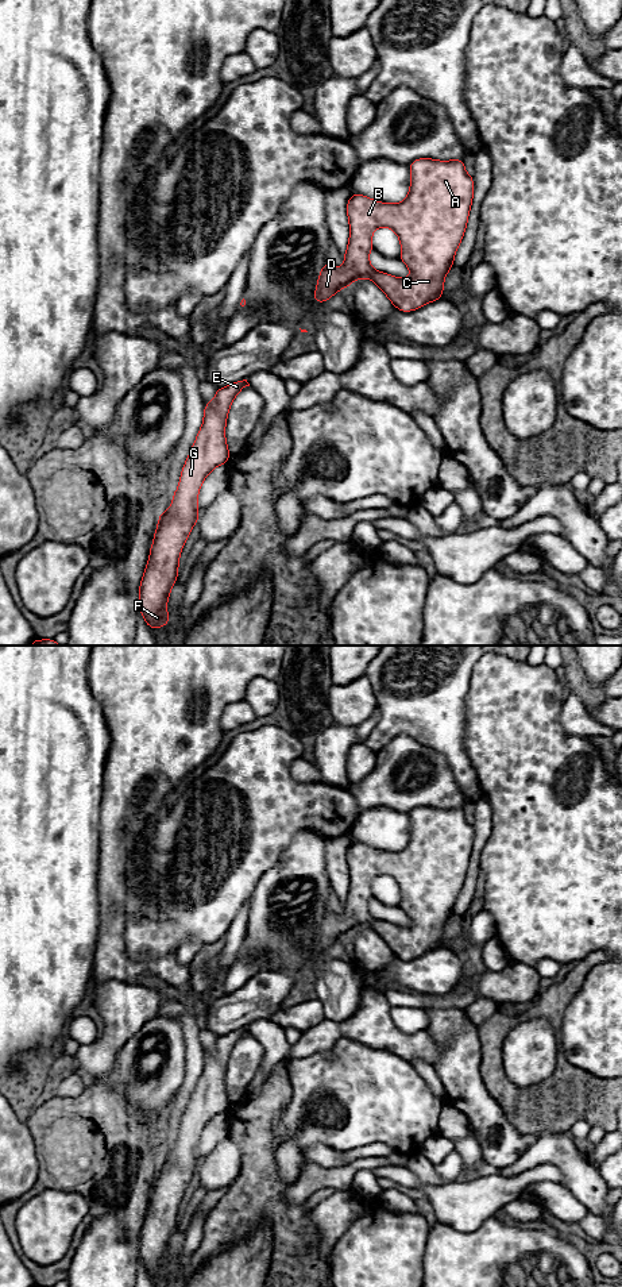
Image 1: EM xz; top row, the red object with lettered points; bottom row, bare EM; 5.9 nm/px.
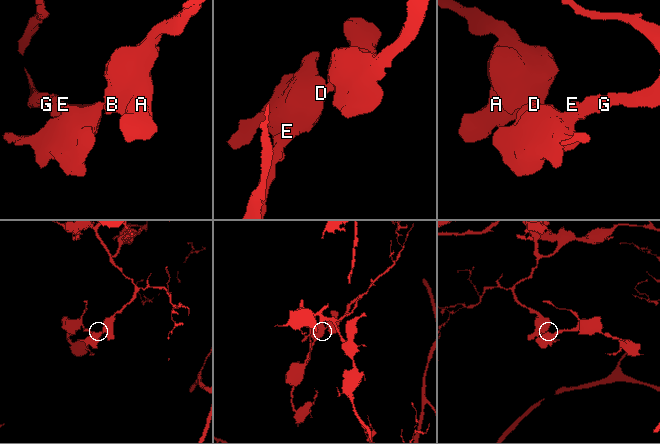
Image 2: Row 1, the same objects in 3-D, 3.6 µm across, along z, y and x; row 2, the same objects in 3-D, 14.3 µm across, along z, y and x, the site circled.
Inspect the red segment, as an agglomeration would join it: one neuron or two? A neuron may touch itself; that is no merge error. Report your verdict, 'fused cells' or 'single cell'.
single cell

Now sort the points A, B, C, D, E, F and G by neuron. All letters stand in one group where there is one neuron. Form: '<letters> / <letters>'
A B C D E F G

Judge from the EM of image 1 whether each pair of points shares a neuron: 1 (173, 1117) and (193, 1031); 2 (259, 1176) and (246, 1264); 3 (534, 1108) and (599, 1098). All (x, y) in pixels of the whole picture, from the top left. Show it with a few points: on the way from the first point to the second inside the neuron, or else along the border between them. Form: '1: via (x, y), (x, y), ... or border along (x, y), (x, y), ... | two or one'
1: via (184, 1095), (192, 1078), (193, 1052) | one
2: border along (281, 1224), (259, 1222), (244, 1237), (224, 1249) | two
3: via (551, 1105), (564, 1098), (583, 1098) | one

